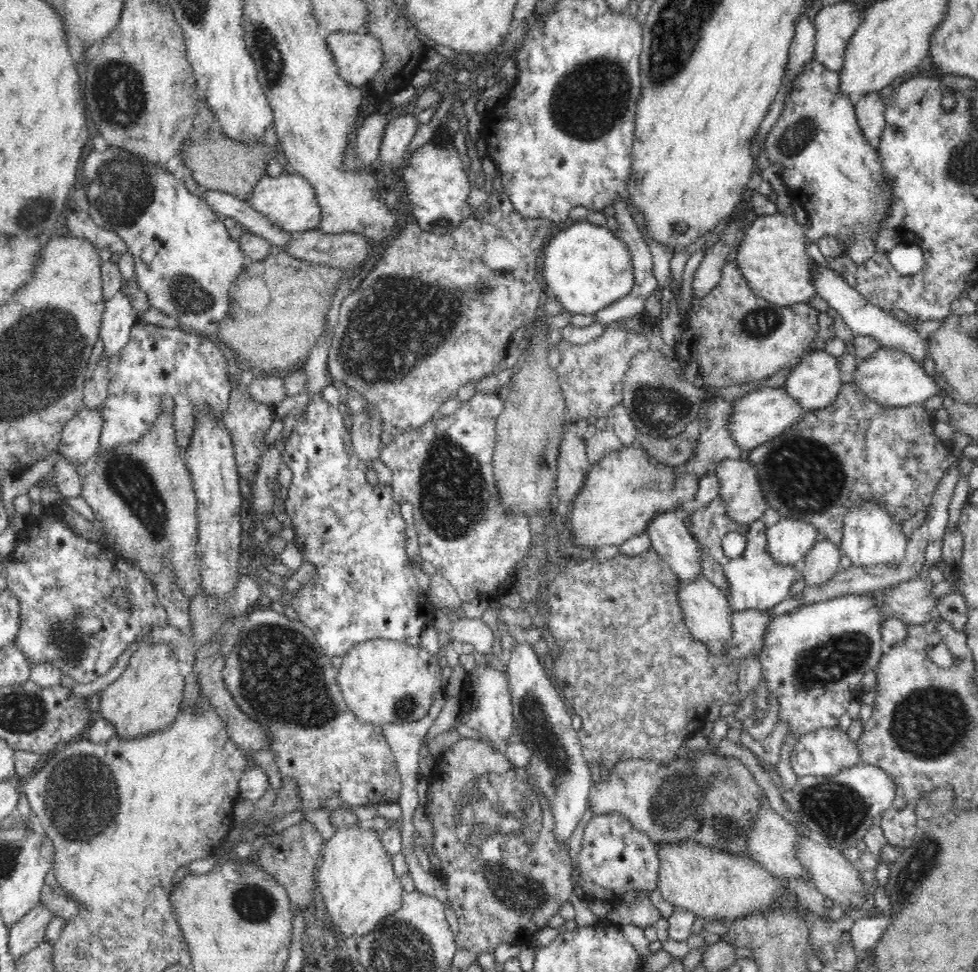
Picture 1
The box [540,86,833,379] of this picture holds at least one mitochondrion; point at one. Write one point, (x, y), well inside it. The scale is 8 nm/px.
(801, 133)

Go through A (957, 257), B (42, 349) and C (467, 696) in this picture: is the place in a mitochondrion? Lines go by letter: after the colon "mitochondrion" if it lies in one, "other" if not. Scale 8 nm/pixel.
A: other
B: mitochondrion
C: other

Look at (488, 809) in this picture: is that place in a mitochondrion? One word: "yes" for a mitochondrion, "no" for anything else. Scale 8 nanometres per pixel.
yes

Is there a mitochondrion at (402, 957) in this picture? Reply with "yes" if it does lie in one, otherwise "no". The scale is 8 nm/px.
yes

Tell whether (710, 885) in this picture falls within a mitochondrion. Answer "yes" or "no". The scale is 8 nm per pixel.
no

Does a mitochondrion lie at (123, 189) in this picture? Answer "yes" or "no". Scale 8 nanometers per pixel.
yes

